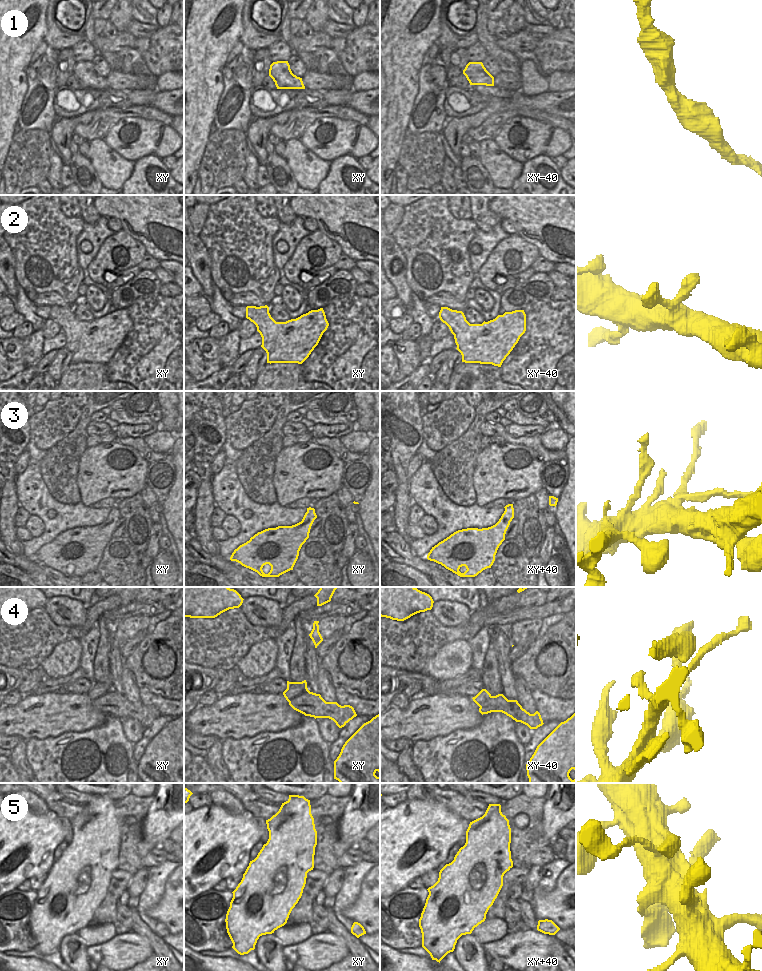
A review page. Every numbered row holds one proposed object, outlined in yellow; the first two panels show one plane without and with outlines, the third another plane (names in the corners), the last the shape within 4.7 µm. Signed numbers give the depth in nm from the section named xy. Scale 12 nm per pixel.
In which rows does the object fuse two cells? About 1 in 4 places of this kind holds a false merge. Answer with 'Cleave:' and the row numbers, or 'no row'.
Cleave: 3, 4

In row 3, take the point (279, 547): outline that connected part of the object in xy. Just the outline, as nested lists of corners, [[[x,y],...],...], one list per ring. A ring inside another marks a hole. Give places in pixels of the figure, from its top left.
[[[303,518],[301,522],[292,526],[278,526],[258,532],[251,537],[249,541],[235,549],[230,560],[236,561],[242,566],[257,572],[262,577],[279,577],[293,570],[299,556],[299,551],[309,538],[310,529],[313,524],[309,522],[310,519],[311,518]],[[266,564],[271,566],[271,570],[268,574],[265,574],[262,570]]]

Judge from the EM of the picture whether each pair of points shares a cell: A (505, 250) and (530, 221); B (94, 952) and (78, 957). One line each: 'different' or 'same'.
A: different
B: different

